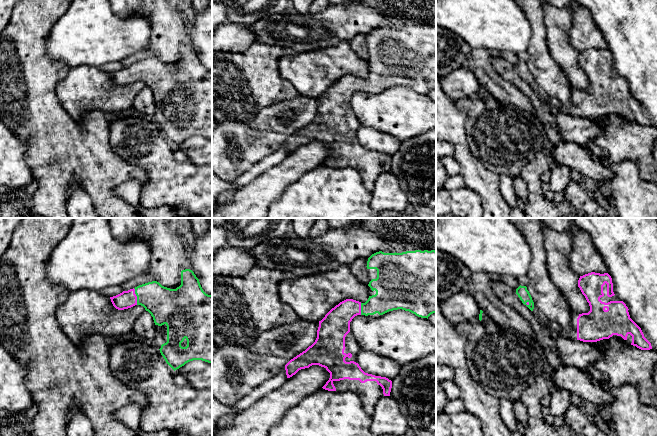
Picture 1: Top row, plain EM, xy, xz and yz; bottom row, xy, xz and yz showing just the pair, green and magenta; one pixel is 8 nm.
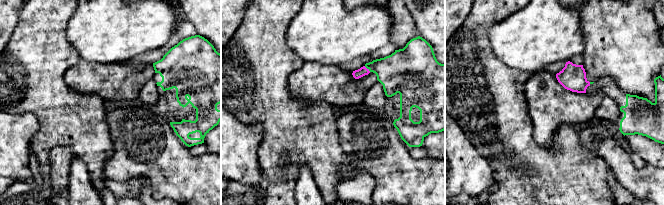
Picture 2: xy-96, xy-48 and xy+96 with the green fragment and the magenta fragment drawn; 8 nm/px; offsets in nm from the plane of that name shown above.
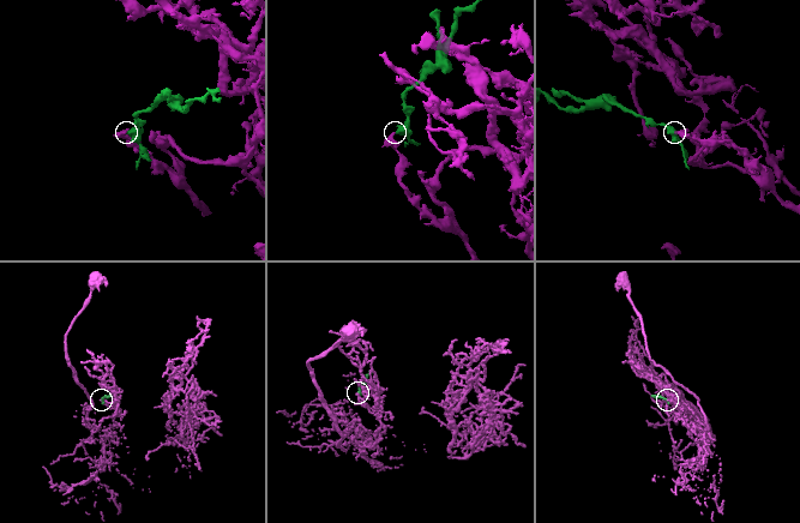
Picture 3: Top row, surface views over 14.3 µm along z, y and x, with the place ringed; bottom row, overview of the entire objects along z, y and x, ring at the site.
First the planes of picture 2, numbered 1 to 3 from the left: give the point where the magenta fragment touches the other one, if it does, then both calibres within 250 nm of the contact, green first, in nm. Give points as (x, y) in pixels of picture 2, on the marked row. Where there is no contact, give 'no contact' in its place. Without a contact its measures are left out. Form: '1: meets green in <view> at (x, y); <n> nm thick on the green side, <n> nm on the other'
1: no contact
2: meets green in xy-48 at (367, 68); 300 nm thick on the green side, 70 nm on the other
3: no contact

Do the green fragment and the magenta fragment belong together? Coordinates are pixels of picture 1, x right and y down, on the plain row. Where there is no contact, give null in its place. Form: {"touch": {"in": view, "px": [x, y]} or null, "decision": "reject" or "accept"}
{"touch": {"in": "xy", "px": [136, 71]}, "decision": "accept"}

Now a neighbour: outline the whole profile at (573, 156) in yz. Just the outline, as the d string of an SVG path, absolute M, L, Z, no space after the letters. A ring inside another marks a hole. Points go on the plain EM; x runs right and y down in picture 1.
M573 142L559 143L554 149L556 163L581 174L587 182L612 181L615 173L601 162L594 160L581 145Z

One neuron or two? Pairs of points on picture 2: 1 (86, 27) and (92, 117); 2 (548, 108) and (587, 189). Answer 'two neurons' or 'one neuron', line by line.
1: two neurons
2: two neurons

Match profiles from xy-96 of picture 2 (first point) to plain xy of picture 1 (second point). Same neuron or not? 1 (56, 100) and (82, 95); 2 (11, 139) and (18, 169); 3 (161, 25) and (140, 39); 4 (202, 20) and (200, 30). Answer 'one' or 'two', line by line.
1: two
2: one
3: one
4: one

